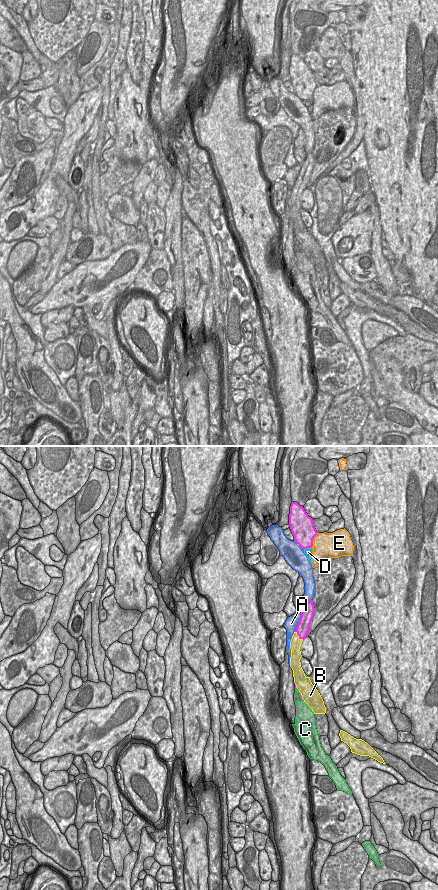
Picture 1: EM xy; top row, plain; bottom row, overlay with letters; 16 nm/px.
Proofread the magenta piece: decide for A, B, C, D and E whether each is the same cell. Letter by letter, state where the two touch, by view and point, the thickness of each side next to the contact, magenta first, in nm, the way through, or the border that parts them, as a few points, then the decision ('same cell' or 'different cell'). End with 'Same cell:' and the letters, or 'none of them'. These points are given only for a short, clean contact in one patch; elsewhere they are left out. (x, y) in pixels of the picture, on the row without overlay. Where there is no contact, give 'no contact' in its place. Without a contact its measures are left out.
A: contact xy (299, 174); calibres 220 and 200 nm; different cell
B: contact xy (298, 187); calibres 220 and 190 nm; different cell
C: contact xy (296, 240); calibres 30 and 160 nm; same cell
D: contact xy (308, 99); calibres 360 and 130 nm; different cell
E: contact xy (313, 91); calibres 380 and 420 nm; different cell
Same cell: C

